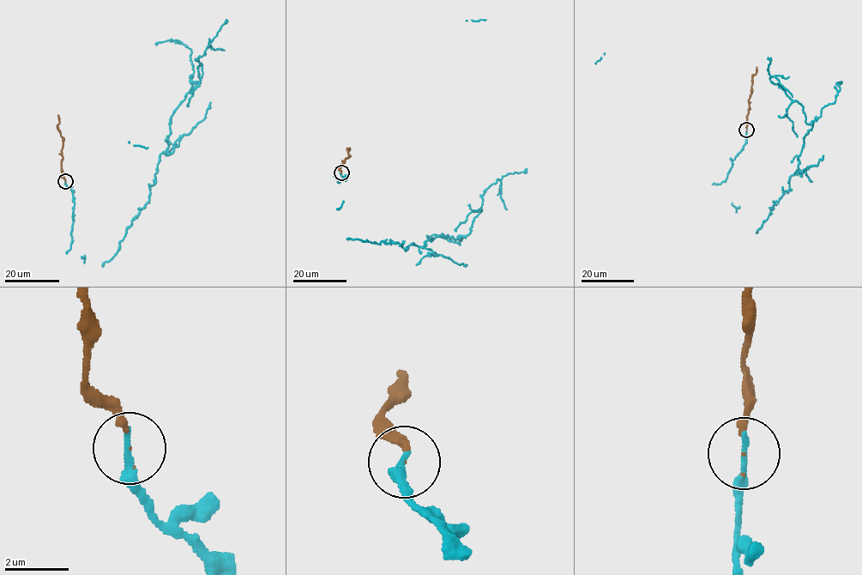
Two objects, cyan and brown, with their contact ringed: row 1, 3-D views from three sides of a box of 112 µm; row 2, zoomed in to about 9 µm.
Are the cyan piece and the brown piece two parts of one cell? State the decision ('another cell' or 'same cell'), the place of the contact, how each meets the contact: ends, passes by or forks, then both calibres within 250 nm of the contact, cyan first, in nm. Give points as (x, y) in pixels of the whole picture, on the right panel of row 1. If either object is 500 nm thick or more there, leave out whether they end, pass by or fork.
same cell | (746, 130) | cyan ends | brown ends | 240/120 nm

